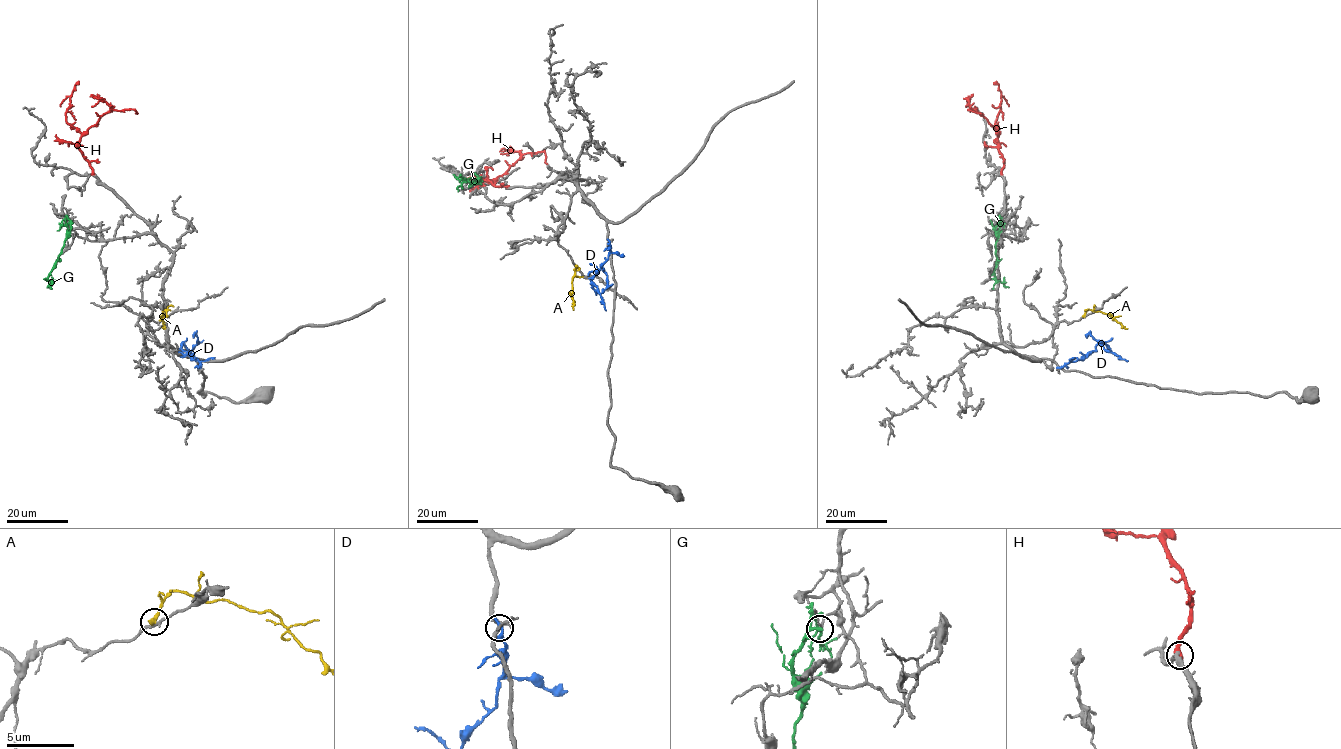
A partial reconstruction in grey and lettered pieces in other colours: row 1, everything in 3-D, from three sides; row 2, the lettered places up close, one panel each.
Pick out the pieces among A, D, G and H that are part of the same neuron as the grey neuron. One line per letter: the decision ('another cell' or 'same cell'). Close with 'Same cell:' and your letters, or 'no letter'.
A: another cell
D: another cell
G: another cell
H: same cell
Same cell: H

